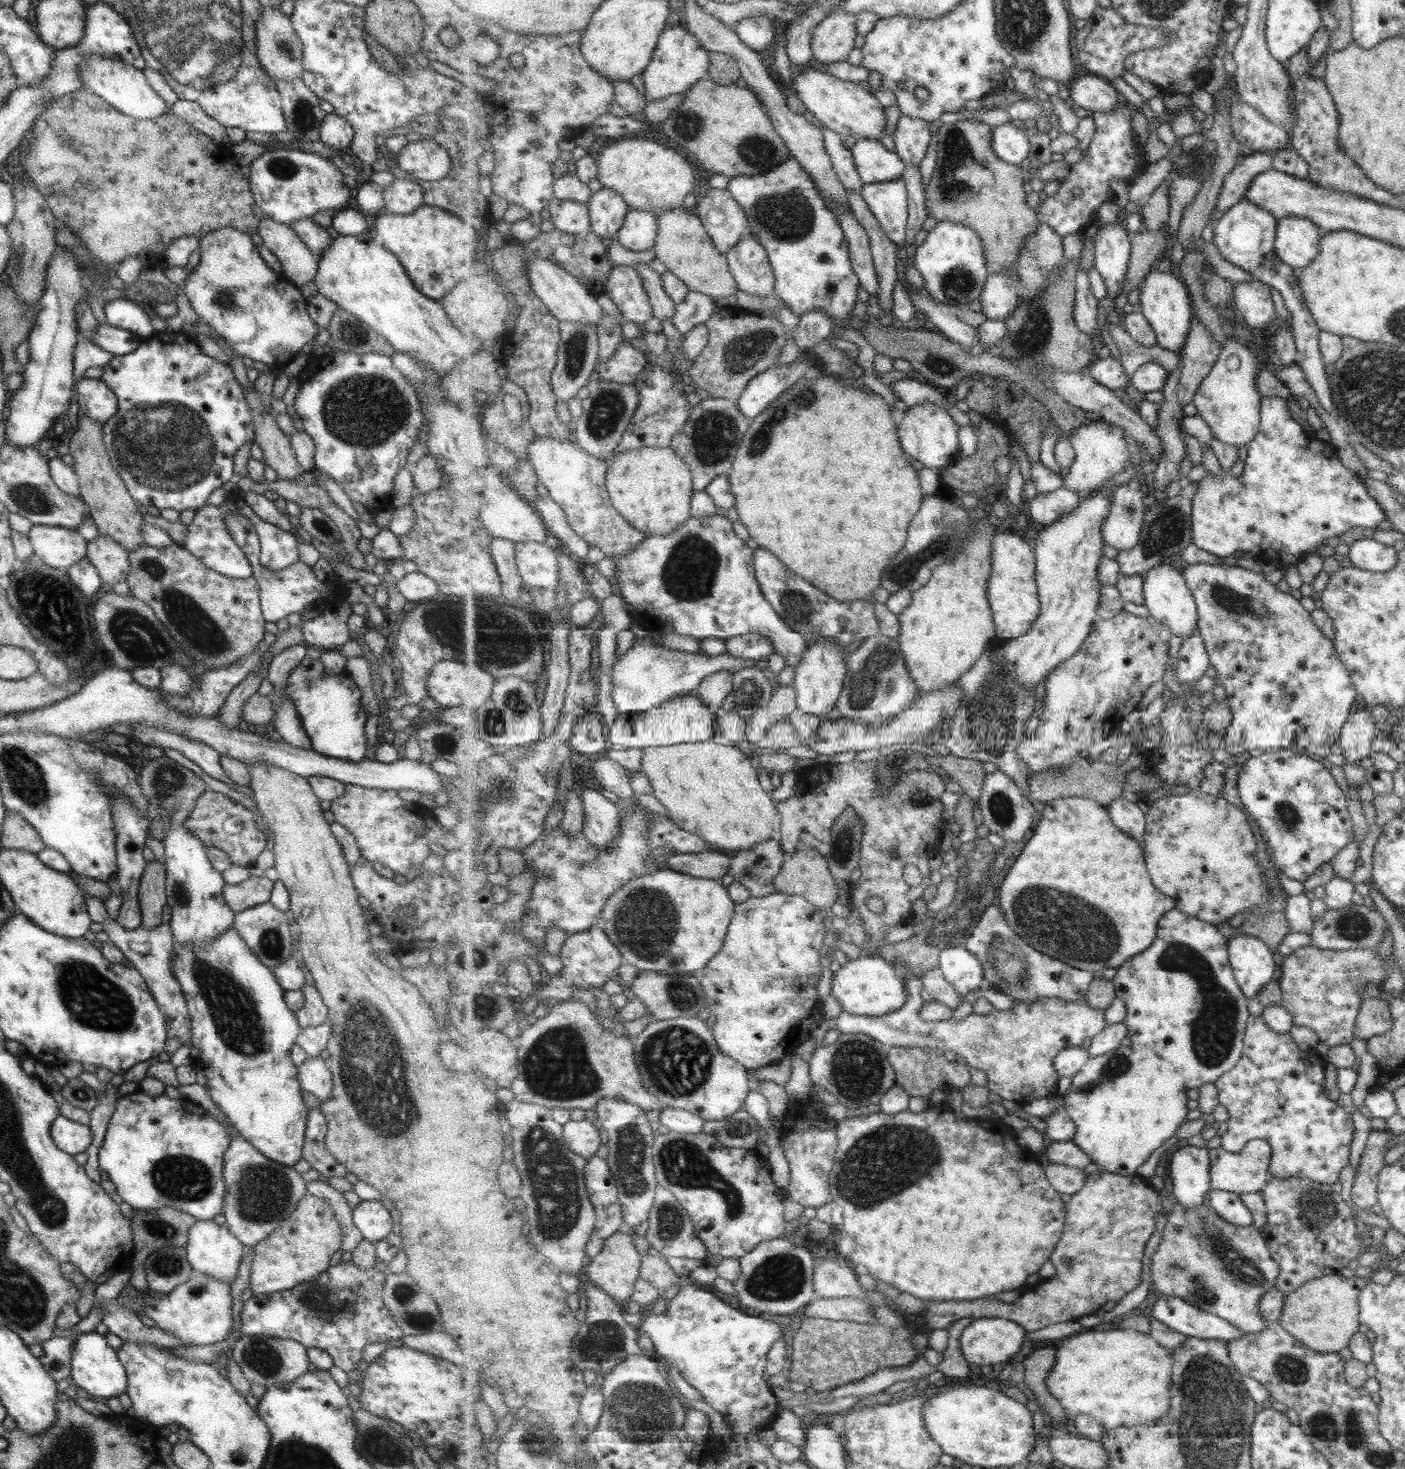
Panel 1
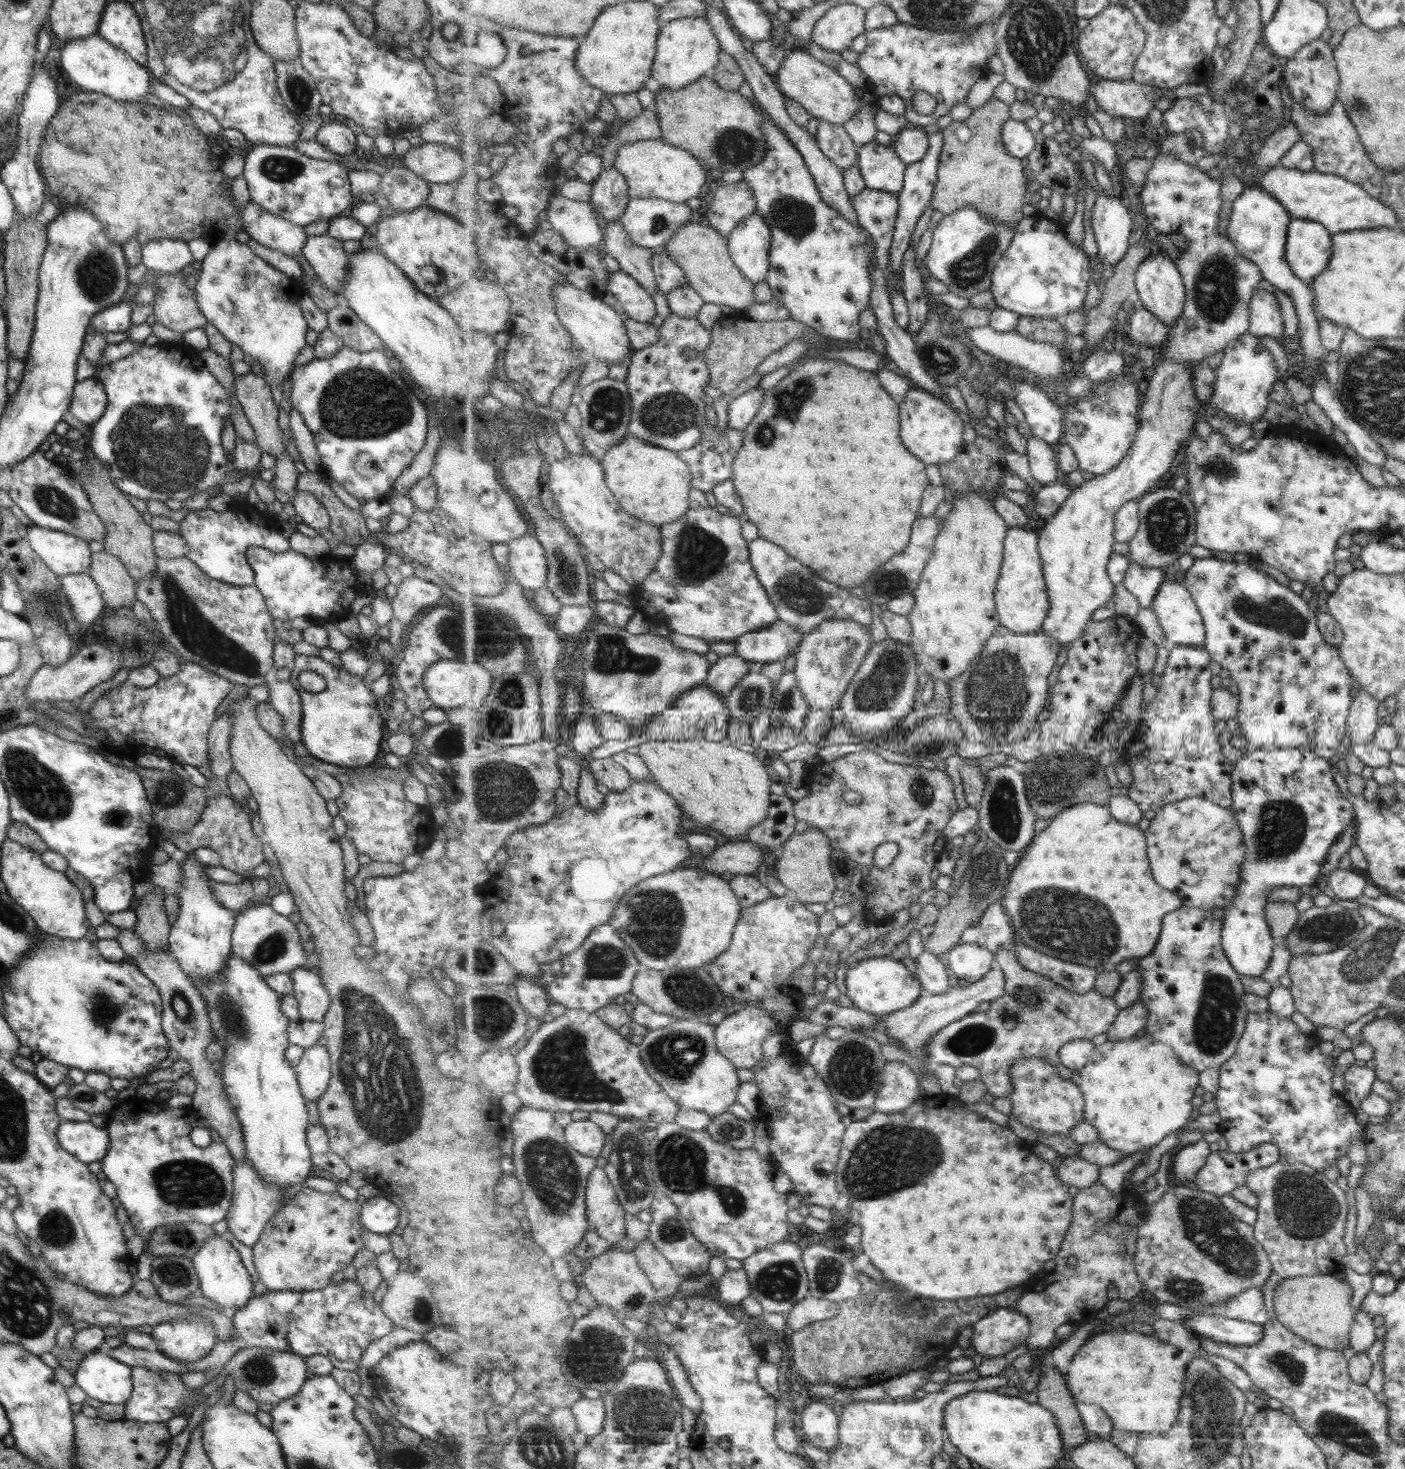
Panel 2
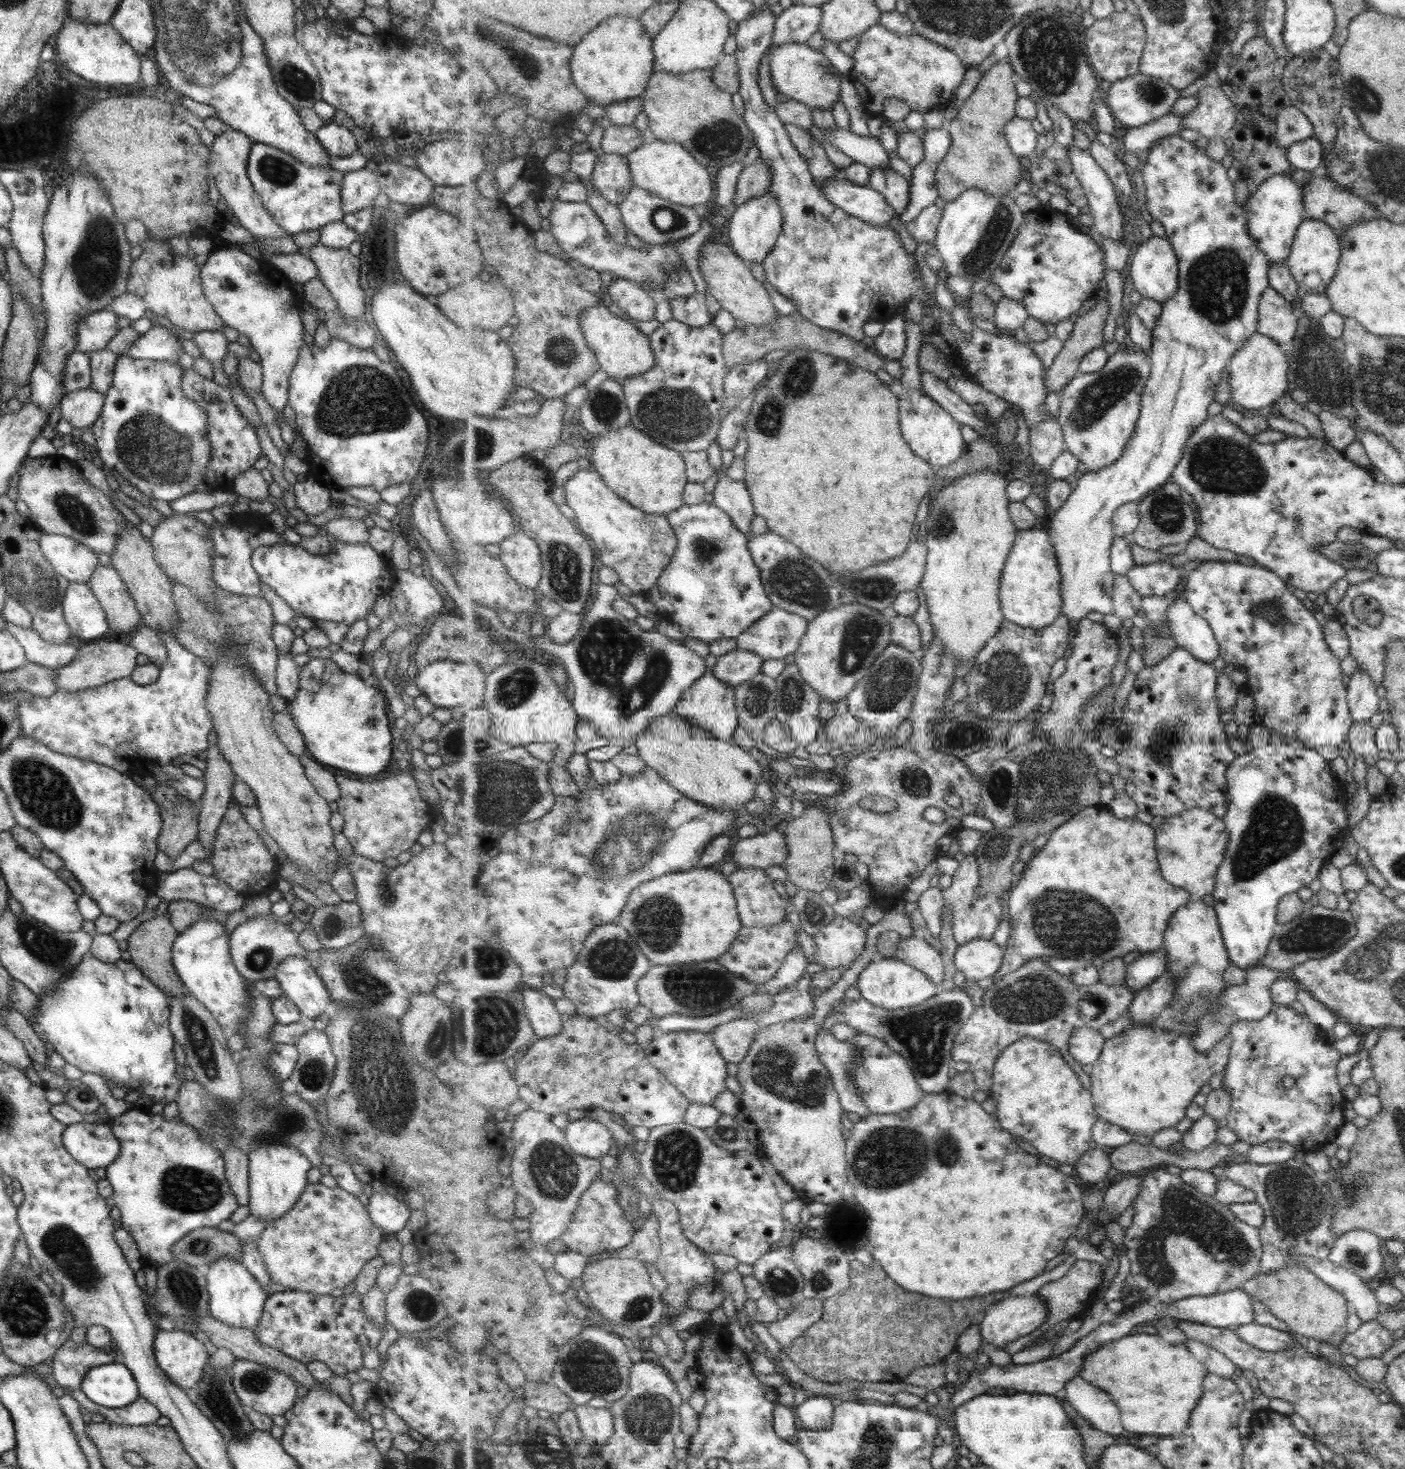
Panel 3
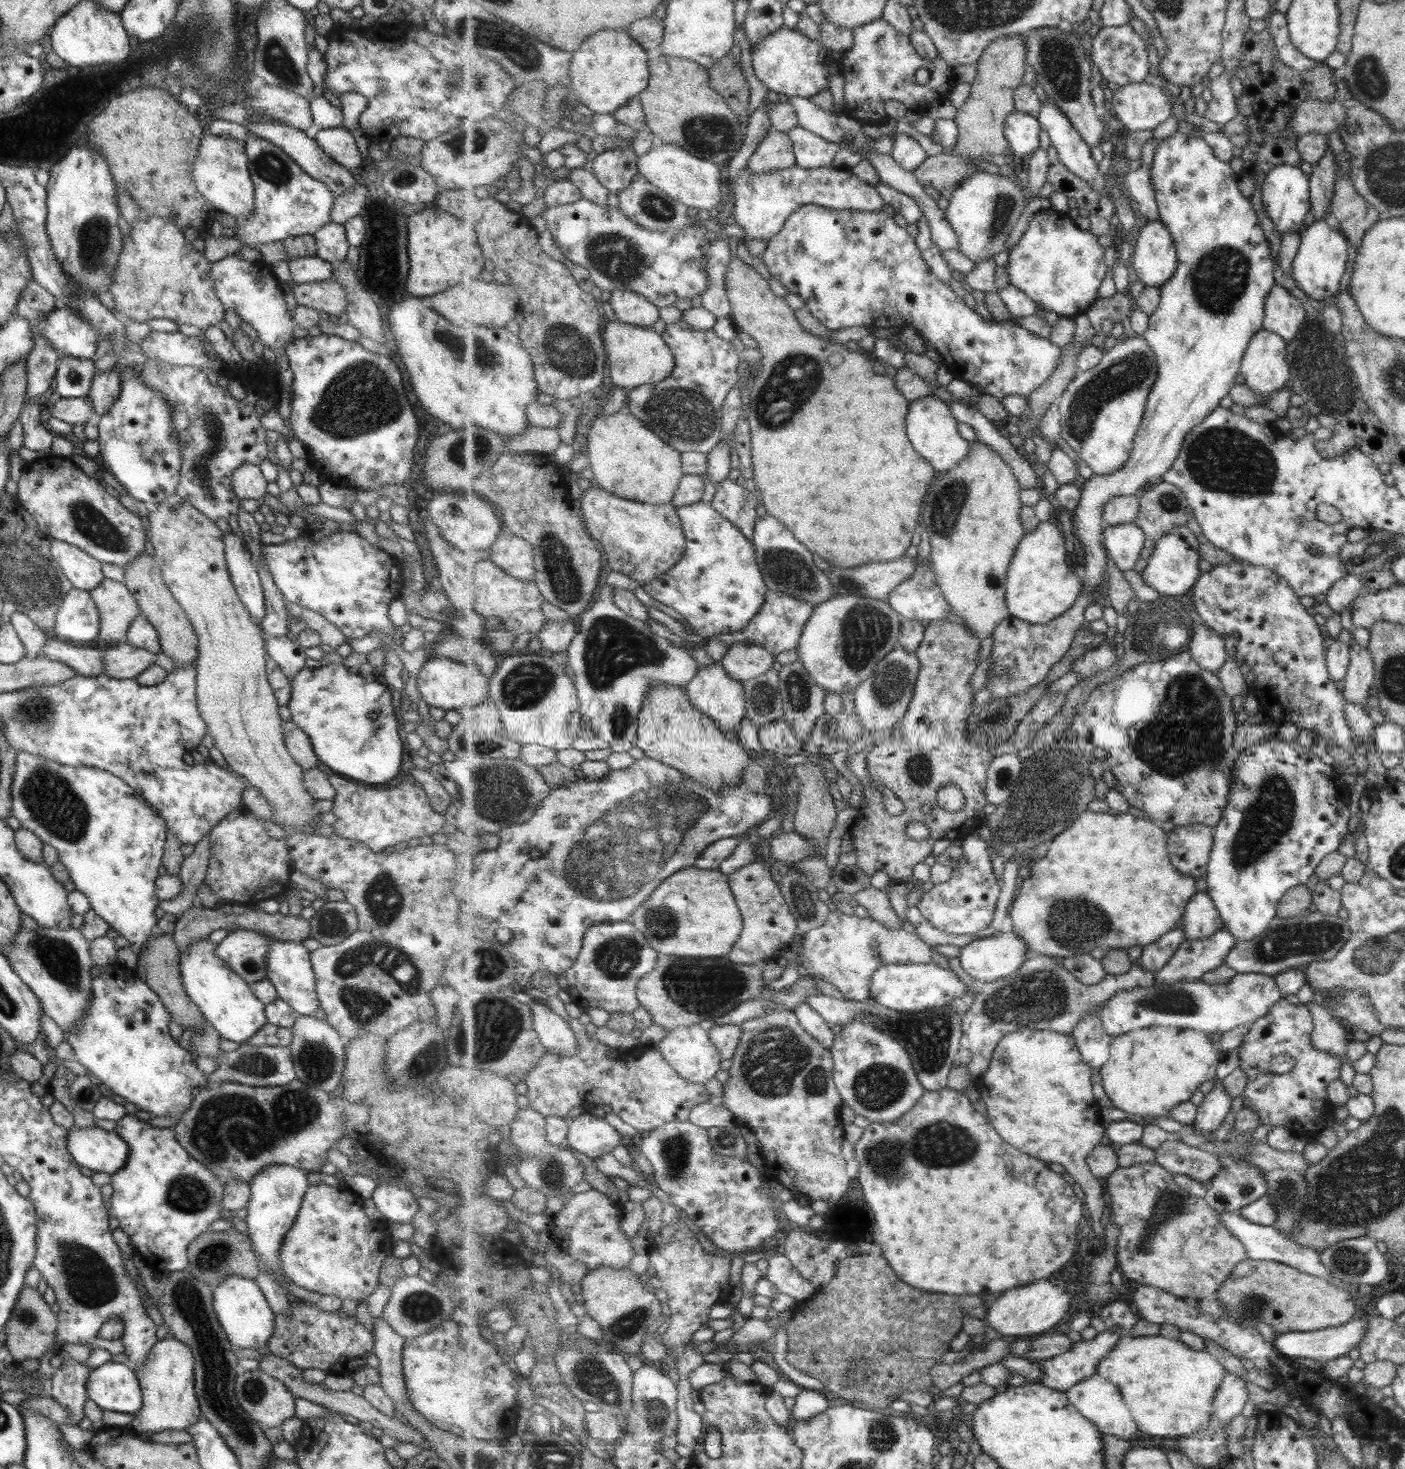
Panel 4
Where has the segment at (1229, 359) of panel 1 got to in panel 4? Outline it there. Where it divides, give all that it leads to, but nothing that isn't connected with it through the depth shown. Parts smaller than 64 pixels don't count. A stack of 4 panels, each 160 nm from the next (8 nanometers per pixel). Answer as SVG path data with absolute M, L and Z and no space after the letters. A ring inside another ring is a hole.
M1264 329L1255 333L1243 357L1241 373L1244 383L1262 396L1280 390L1289 380L1281 335Z

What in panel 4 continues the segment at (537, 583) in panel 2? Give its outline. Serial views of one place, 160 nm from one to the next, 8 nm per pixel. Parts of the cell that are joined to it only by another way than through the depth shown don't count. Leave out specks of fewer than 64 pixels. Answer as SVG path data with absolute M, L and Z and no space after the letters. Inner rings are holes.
M506 528L491 547L490 560L517 579L535 580L534 547Z

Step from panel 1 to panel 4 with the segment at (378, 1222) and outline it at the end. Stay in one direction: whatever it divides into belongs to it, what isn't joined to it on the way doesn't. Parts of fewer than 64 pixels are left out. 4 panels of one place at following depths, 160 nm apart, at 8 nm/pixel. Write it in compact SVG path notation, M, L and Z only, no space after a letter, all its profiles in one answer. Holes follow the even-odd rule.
M395 1179L387 1184L377 1184L373 1189L371 1199L379 1214L389 1224L411 1222L418 1208L415 1192L411 1193L407 1188L398 1187Z

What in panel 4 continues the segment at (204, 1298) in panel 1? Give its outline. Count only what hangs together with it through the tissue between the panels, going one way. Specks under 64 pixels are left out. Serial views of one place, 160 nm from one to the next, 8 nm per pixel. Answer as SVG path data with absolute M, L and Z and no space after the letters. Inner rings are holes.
M170 1335L156 1340L144 1363L135 1367L142 1392L142 1405L125 1428L134 1434L147 1430L153 1433L169 1429L186 1430L186 1426L195 1422L201 1415L194 1393L193 1369L194 1360L187 1345Z

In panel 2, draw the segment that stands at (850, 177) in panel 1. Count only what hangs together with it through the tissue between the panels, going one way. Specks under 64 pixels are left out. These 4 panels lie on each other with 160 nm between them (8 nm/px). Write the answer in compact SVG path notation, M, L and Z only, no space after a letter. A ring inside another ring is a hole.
M820 121L815 137L821 150L843 173L854 164L858 164L859 147L851 140L843 125Z

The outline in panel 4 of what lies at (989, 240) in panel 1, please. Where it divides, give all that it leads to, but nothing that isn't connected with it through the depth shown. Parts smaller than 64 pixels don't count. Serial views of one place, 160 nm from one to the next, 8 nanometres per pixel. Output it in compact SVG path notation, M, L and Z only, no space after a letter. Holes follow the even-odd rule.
M1008 34L992 42L977 63L977 74L972 83L970 97L959 108L956 117L959 125L959 140L953 153L927 157L927 160L914 171L923 187L931 186L950 195L981 171L973 166L972 158L985 160L987 154L1007 155L1011 153L1010 142L1005 129L1009 115L1016 112L1015 92L1023 85L1023 76L1027 70L1029 51L1025 36Z

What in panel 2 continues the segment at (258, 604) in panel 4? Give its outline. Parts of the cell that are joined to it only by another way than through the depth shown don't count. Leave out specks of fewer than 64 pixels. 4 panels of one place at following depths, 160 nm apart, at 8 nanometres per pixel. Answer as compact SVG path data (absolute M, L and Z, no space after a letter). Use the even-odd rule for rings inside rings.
M205 507L196 511L189 511L179 522L179 536L183 537L185 545L187 545L187 552L185 557L195 564L199 570L203 572L211 580L231 584L231 586L251 586L254 585L254 575L246 562L245 551L249 547L257 546L267 551L273 552L273 555L279 552L289 551L289 544L287 542L287 527L282 525L273 529L273 521L268 519L263 513L255 512L255 508L249 508L249 512L235 512L232 508L227 508L226 511L216 512L209 507Z

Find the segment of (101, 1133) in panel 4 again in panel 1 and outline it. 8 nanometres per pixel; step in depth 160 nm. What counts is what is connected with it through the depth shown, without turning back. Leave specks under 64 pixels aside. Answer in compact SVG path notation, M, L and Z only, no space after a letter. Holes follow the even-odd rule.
M59 1114L51 1121L49 1134L55 1147L71 1156L85 1152L85 1148L91 1142L91 1133L87 1125L71 1122Z

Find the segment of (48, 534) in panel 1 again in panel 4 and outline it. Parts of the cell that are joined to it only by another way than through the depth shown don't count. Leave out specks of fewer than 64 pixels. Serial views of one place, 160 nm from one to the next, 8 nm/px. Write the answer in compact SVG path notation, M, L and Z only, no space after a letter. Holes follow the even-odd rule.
M53 539L50 554L72 588L89 592L104 578L100 563L75 546Z

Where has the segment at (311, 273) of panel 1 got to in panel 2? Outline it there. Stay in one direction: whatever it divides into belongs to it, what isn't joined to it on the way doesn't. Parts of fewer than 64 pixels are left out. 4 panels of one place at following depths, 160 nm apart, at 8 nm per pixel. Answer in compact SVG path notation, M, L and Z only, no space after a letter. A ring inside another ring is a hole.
M251 200L241 209L241 216L243 232L257 244L282 252L289 258L300 254L306 239L302 226L268 213Z

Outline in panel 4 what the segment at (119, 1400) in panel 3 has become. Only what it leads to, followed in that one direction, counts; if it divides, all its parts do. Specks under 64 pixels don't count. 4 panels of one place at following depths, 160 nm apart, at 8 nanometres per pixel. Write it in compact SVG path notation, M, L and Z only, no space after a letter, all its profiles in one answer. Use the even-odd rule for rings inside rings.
M111 1360L90 1369L86 1396L103 1411L111 1413L136 1414L142 1405L135 1370Z

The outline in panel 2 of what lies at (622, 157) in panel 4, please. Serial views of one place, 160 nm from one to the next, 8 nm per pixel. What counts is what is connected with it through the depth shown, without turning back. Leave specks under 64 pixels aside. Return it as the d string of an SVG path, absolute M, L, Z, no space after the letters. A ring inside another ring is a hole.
M618 167L605 169L592 186L592 206L605 222L620 220L630 200L630 183Z

